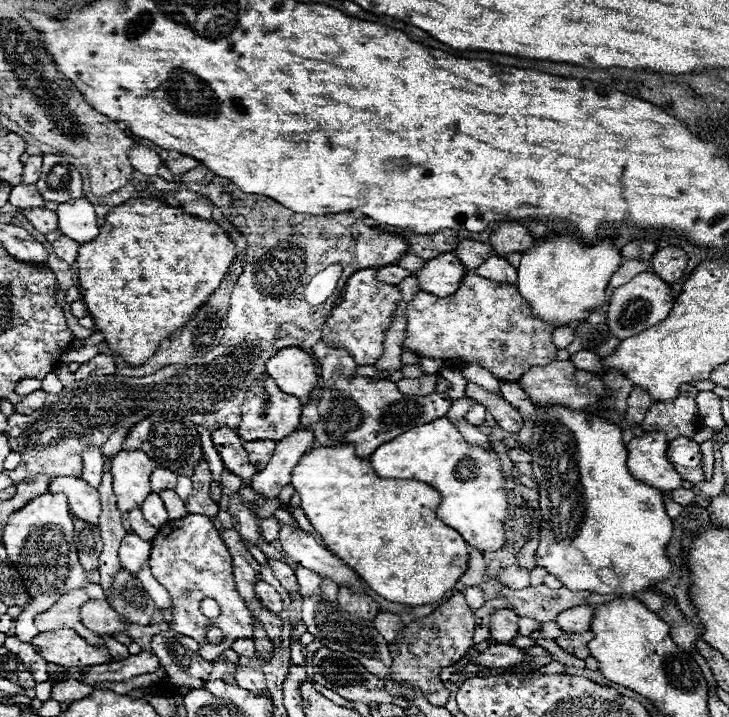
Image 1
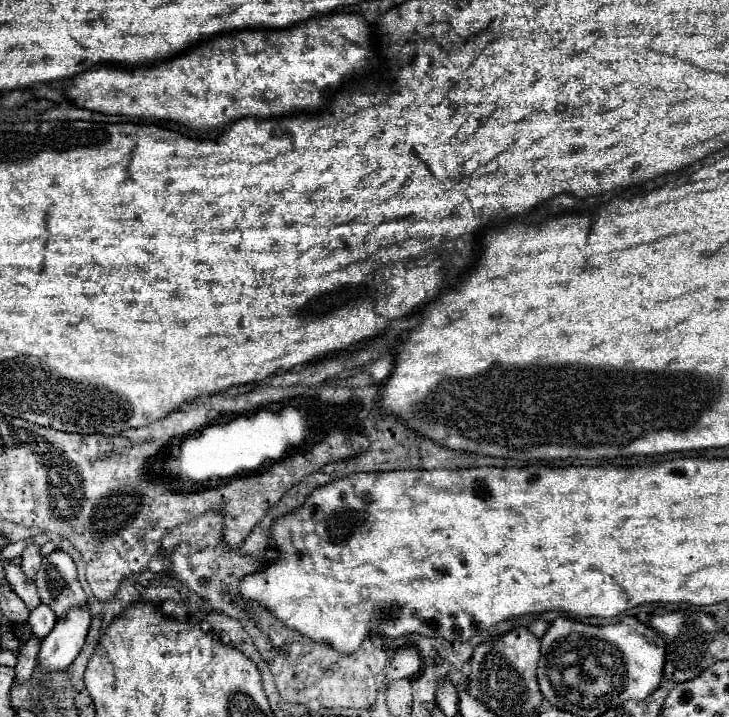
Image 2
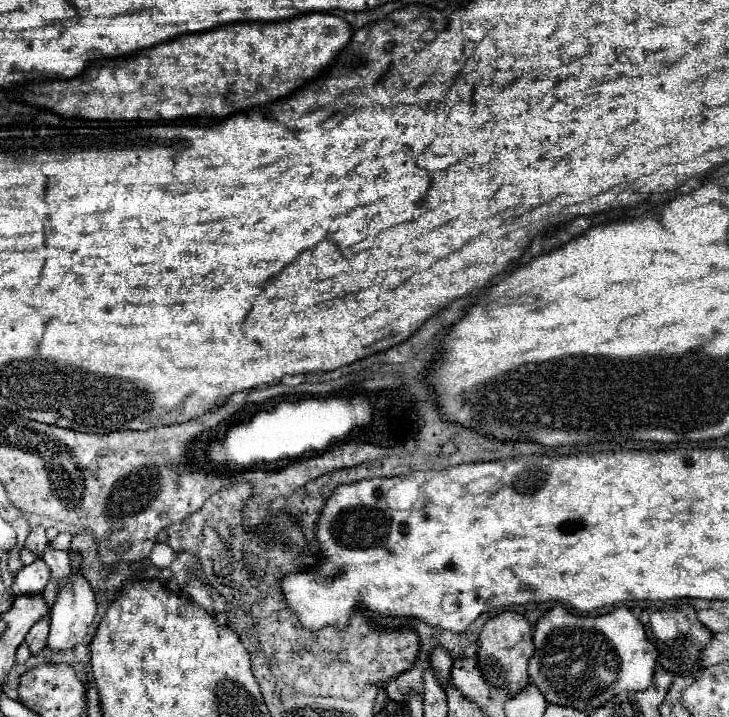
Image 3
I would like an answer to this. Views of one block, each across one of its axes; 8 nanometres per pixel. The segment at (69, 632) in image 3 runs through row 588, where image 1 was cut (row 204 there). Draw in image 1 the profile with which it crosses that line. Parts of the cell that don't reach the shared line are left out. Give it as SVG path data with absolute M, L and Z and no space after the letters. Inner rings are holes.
M86 198L70 200L70 204L60 204L56 214L60 232L78 244L90 242L98 236L98 218L94 206Z

